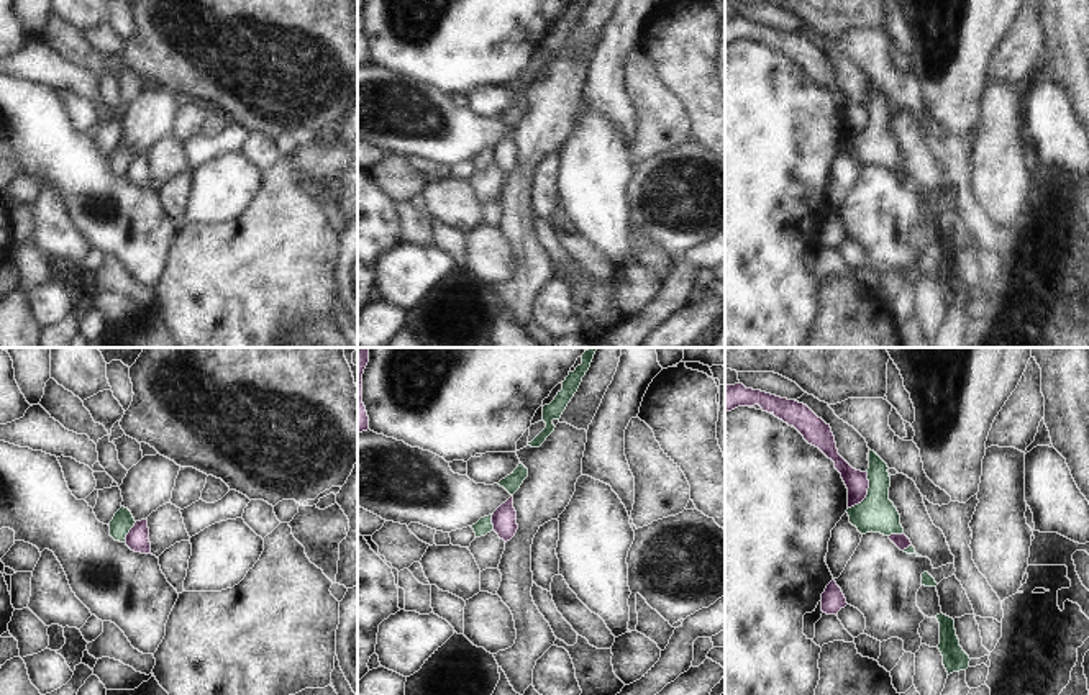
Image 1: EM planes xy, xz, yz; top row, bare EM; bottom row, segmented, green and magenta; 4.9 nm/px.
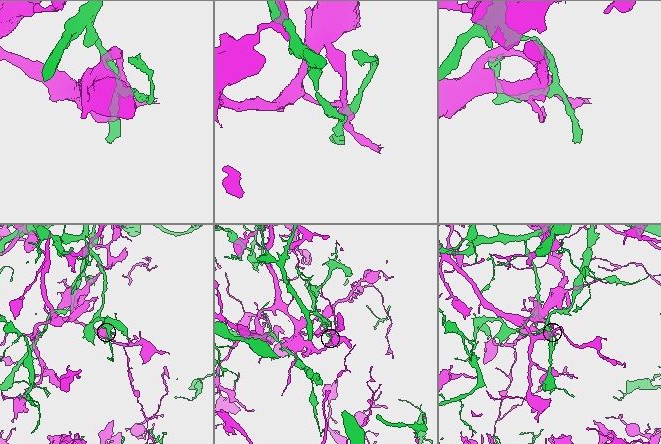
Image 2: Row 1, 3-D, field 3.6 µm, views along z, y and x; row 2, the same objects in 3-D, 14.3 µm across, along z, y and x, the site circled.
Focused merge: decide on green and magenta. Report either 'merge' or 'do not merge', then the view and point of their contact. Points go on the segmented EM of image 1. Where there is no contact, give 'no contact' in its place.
do not merge; meets green in yz at (868, 492)

